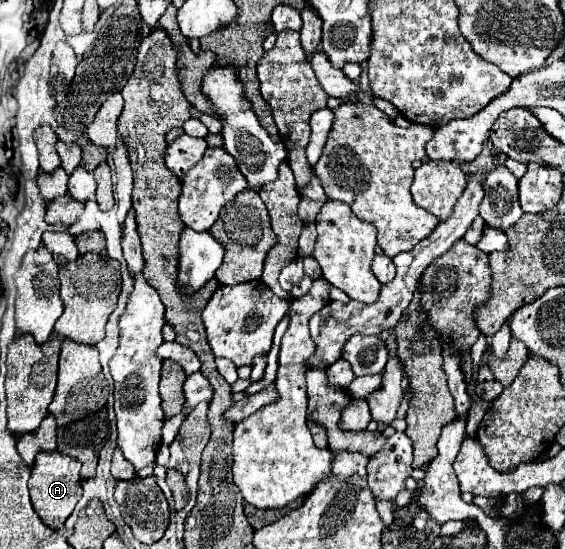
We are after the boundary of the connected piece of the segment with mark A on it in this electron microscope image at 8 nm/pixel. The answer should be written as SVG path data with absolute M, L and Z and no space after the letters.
M41 451L35 457L35 463L31 467L31 479L29 479L29 495L31 495L33 509L37 511L41 521L51 529L63 529L67 517L73 513L77 501L81 499L79 469L81 469L79 461L67 455L61 455L57 451L53 453Z

